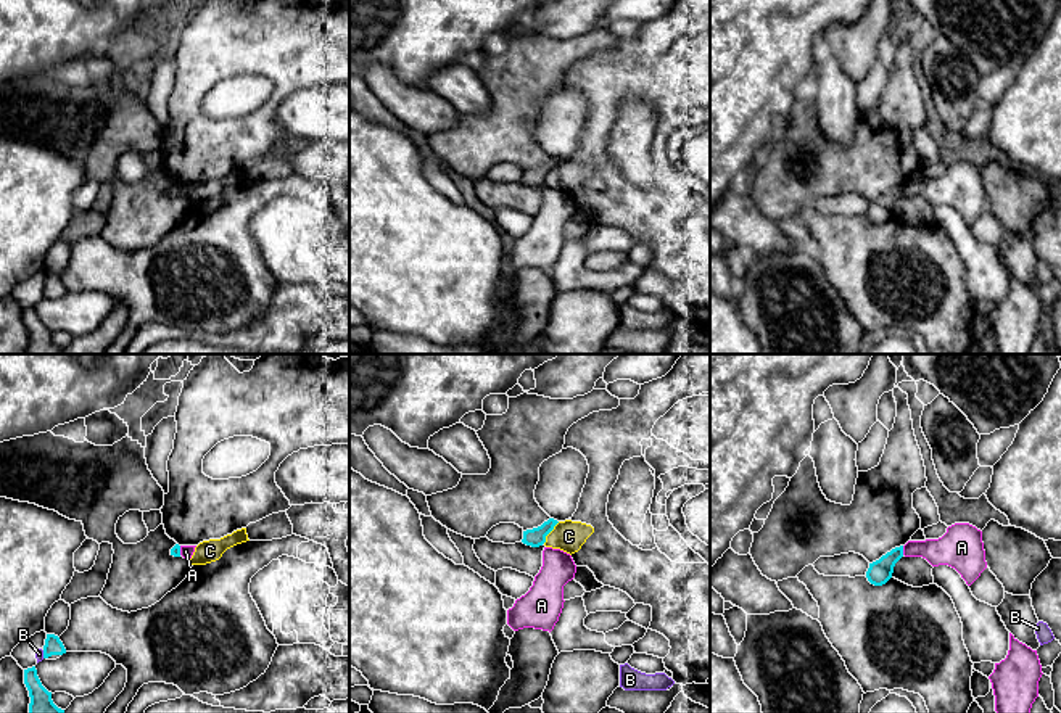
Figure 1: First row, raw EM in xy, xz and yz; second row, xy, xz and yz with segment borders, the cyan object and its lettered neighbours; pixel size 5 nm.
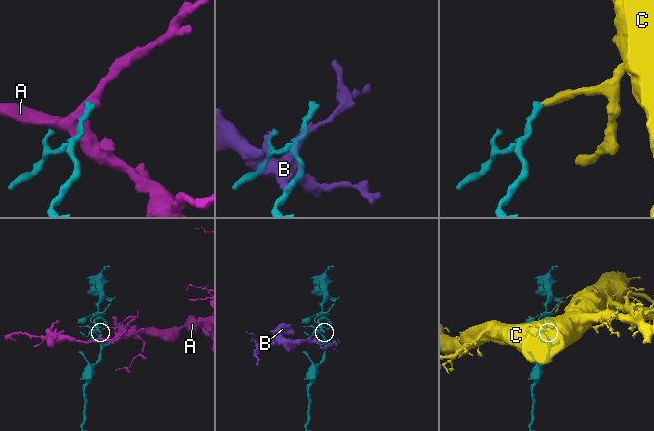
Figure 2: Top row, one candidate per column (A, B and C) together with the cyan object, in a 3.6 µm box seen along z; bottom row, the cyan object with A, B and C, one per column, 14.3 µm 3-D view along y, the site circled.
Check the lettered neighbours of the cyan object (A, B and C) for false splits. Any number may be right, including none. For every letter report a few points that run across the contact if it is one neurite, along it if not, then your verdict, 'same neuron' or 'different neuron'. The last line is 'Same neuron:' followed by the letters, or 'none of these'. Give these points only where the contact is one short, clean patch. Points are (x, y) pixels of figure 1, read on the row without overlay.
A: line yz (902, 185), (904, 193); different neuron
B: line xy (42, 290), (44, 296); different neuron
C: line xz (559, 161), (543, 182); different neuron
Same neuron: none of these

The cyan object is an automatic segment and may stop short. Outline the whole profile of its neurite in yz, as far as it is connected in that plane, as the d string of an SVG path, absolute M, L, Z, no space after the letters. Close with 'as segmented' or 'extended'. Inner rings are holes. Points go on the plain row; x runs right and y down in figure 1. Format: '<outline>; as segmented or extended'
M903 185L892 188L879 200L869 203L869 208L866 211L868 220L874 225L886 224L892 217L894 206L902 196L903 196Z; as segmented

